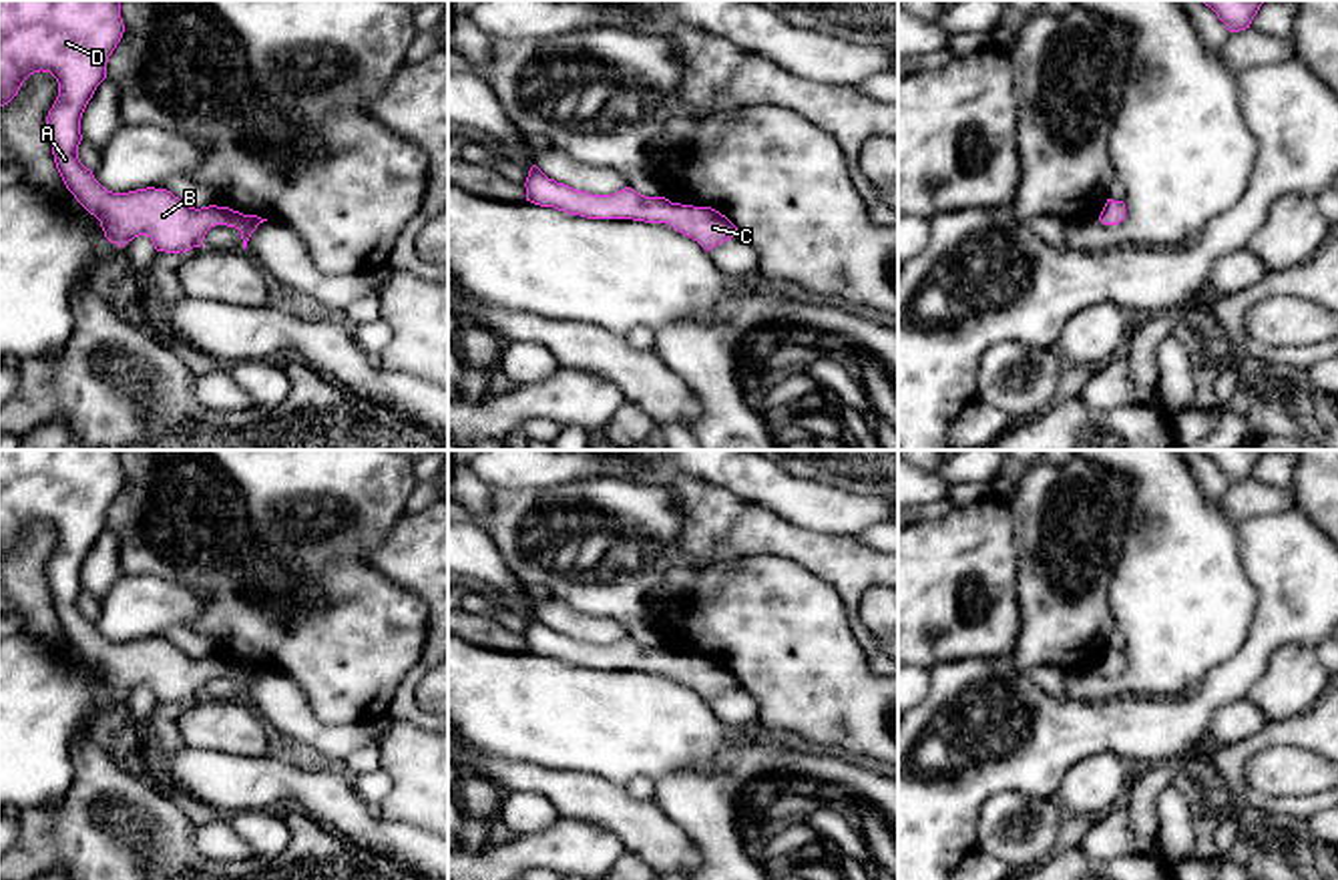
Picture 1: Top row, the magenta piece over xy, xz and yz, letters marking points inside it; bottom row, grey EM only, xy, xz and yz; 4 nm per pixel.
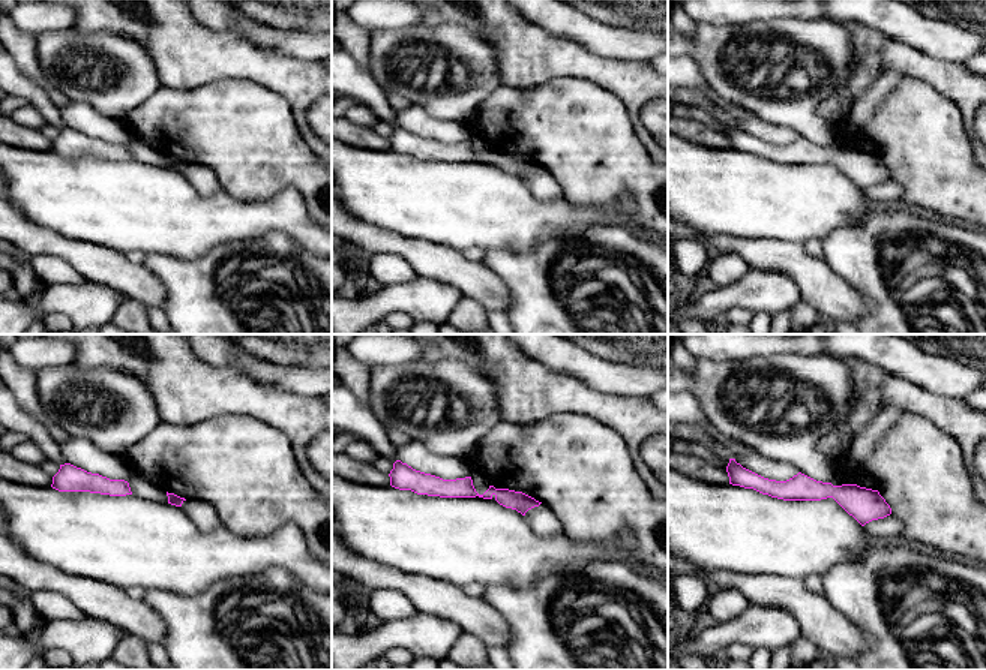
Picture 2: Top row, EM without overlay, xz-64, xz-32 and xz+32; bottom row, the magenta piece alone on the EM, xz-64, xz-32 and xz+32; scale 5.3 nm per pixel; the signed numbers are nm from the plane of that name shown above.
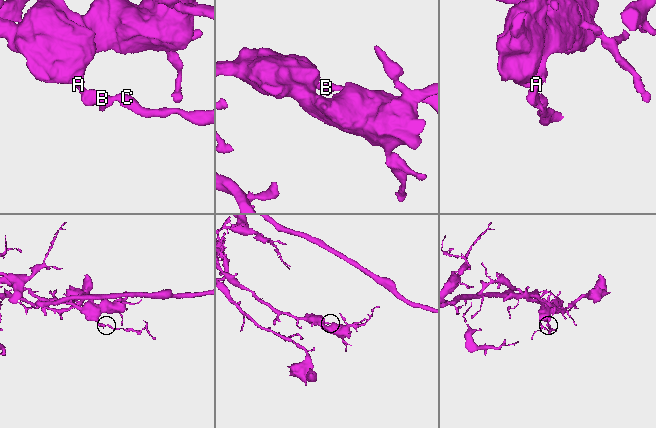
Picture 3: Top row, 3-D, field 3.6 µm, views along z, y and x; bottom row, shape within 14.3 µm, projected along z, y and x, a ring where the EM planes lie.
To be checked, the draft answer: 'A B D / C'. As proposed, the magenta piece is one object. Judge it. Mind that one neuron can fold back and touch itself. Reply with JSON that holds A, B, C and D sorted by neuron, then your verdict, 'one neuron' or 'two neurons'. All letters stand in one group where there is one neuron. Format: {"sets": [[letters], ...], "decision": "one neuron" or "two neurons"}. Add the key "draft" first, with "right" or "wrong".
{"draft": "wrong", "sets": [["A", "B", "C", "D"]], "decision": "one neuron"}

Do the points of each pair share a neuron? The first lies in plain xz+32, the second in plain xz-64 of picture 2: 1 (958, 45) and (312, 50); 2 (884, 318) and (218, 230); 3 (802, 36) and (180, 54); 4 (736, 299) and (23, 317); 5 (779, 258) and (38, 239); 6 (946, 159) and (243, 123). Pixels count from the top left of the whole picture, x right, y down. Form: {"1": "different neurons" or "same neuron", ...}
{"1": "same neuron", "2": "different neurons", "3": "different neurons", "4": "same neuron", "5": "same neuron", "6": "same neuron"}

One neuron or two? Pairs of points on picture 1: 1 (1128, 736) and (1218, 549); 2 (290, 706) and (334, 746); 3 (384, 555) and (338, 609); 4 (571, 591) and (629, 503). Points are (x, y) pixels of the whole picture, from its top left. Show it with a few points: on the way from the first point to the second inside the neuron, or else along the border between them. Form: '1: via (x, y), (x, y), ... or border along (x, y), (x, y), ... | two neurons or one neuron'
1: border along (1194, 688), (1176, 696), (1109, 696), (1101, 700) | two neurons
2: via (300, 716), (324, 738) | one neuron
3: border along (364, 563), (414, 593) | two neurons
4: via (607, 593), (627, 593), (667, 553), (665, 539) | one neuron

